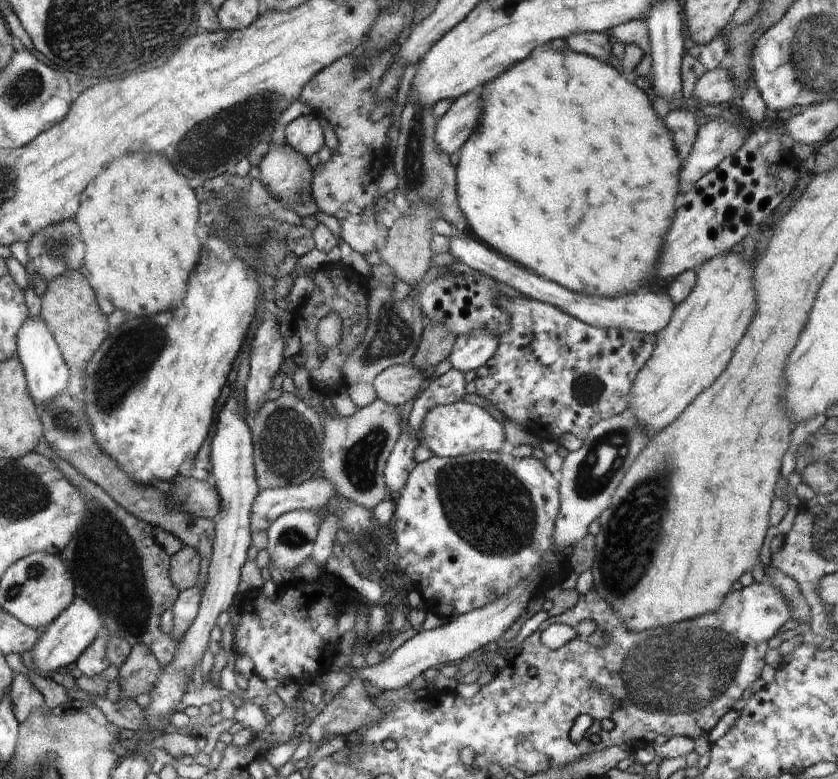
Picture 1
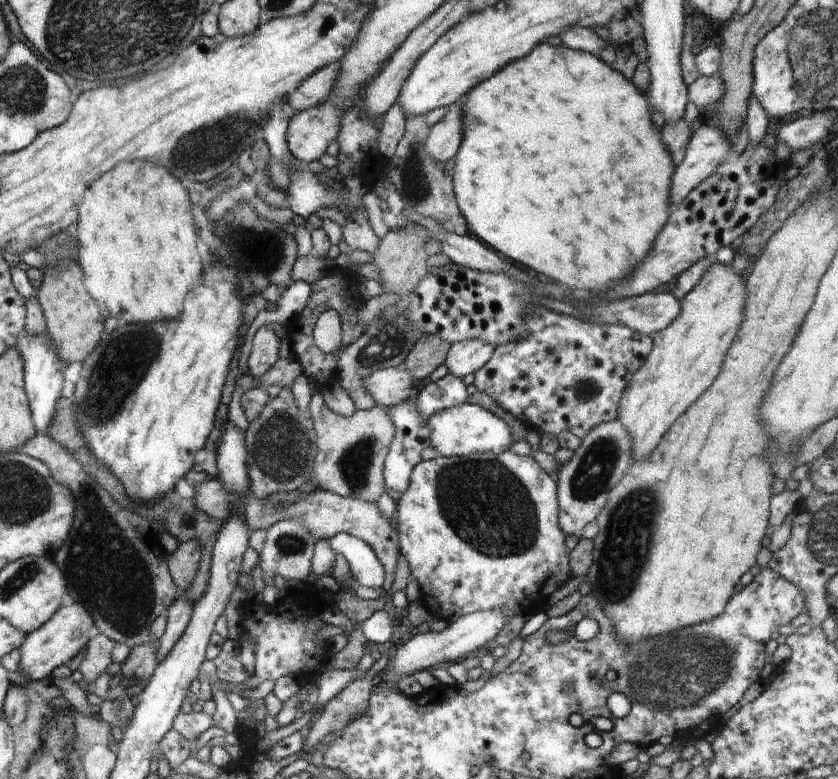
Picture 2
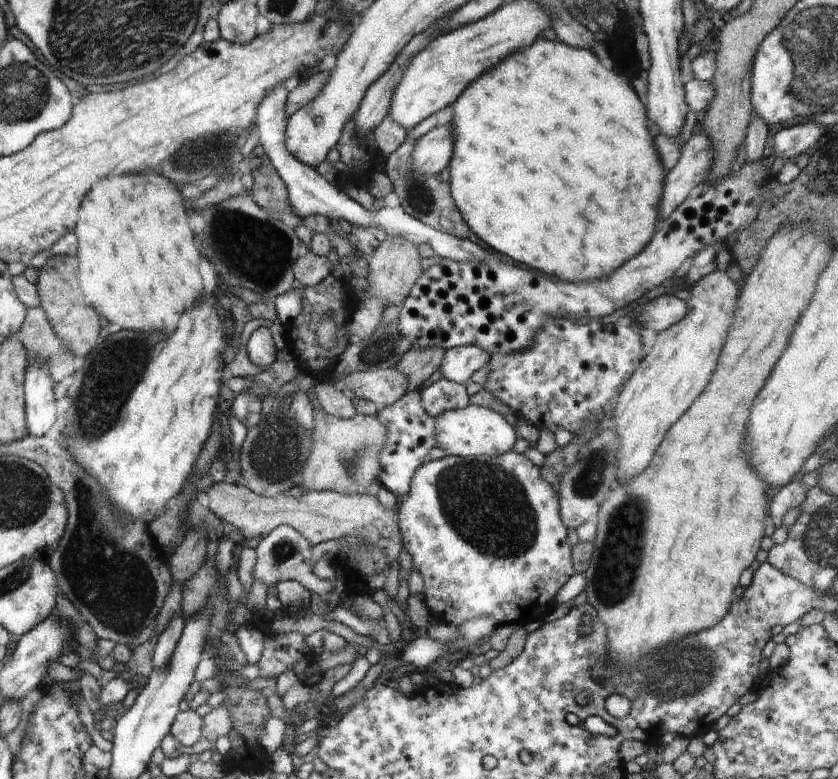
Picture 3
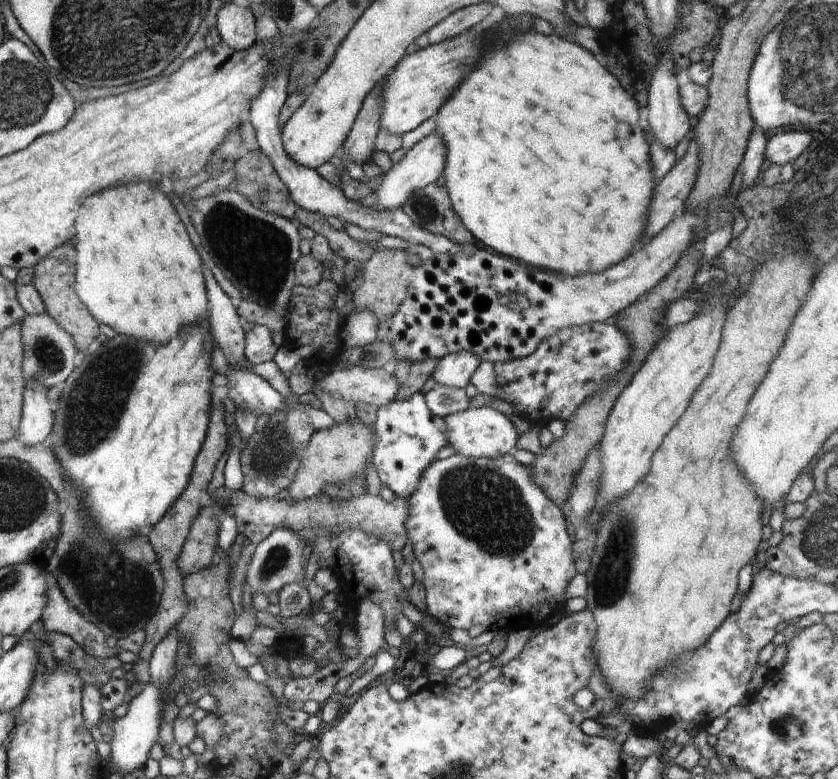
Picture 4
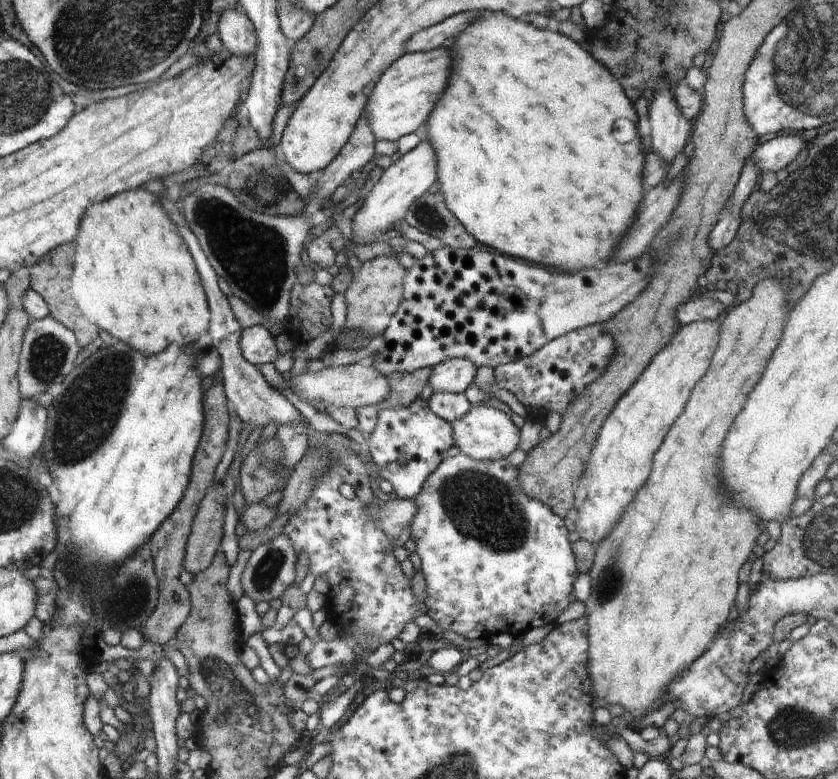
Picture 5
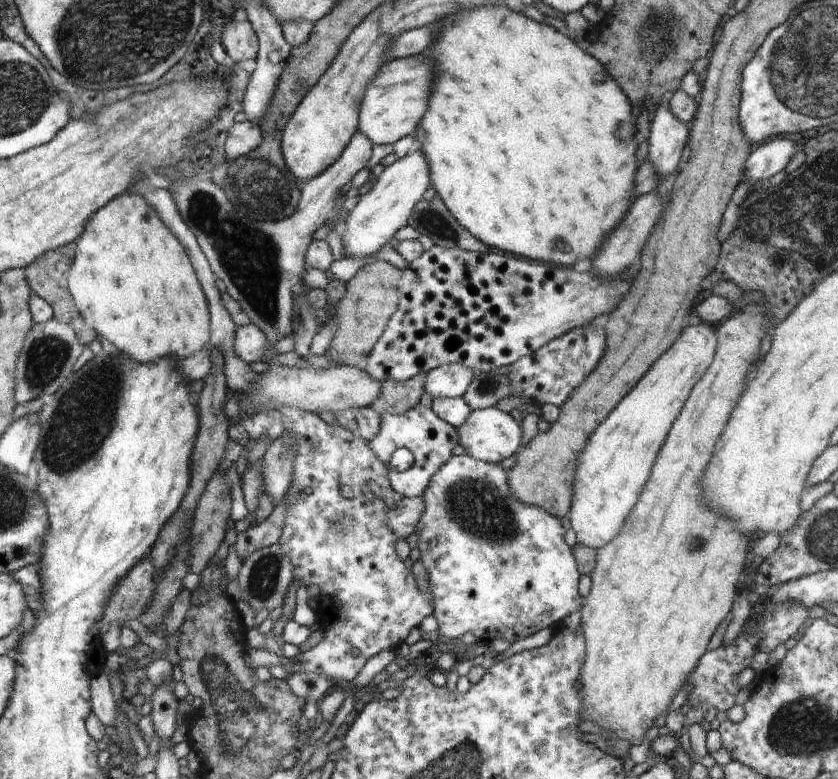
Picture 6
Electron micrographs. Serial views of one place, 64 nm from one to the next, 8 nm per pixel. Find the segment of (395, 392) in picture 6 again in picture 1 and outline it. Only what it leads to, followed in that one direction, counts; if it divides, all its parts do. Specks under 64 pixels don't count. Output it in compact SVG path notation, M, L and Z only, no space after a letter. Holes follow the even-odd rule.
M442 323L426 325L412 364L422 372L431 374L440 362L449 358L456 338Z

